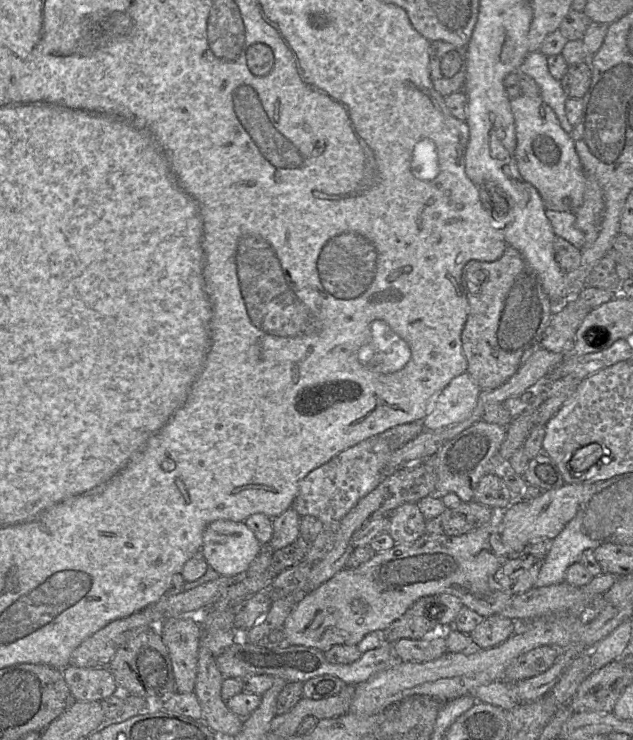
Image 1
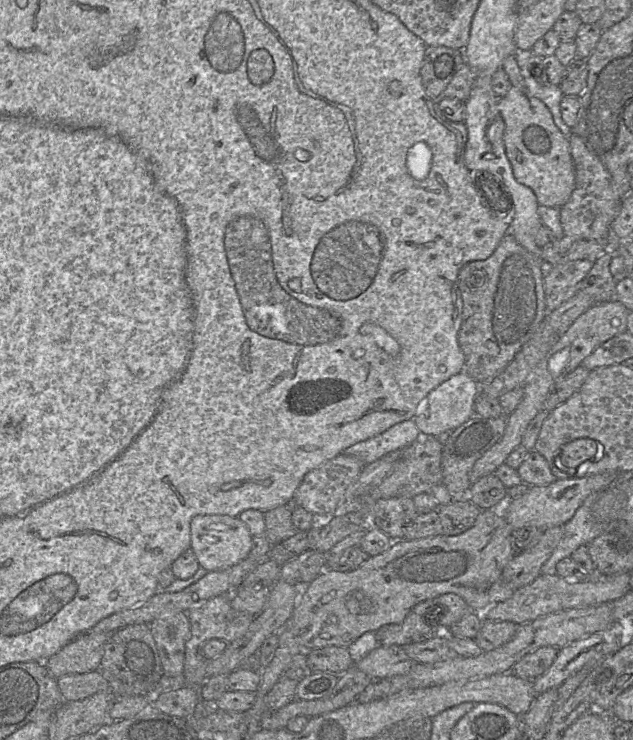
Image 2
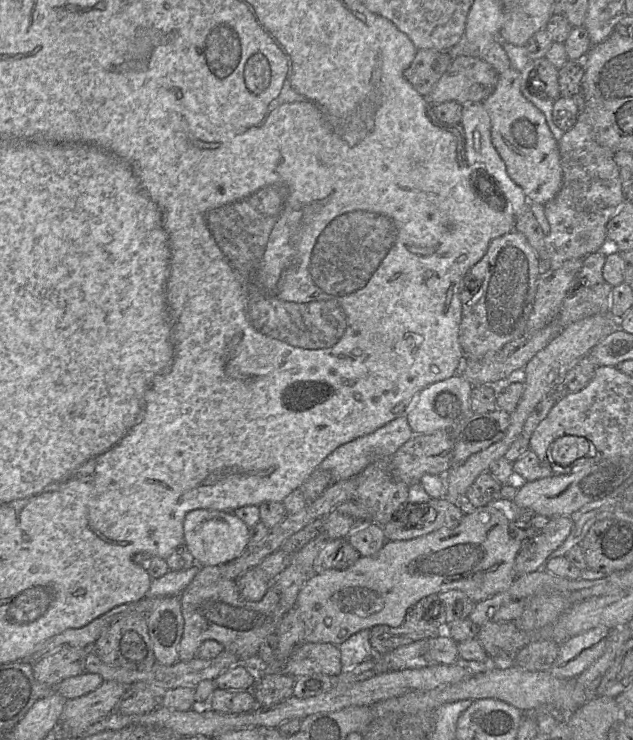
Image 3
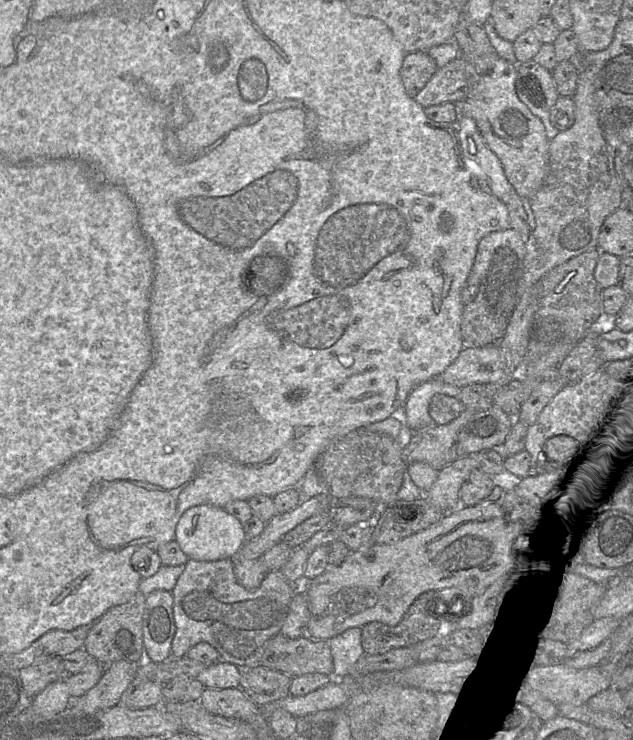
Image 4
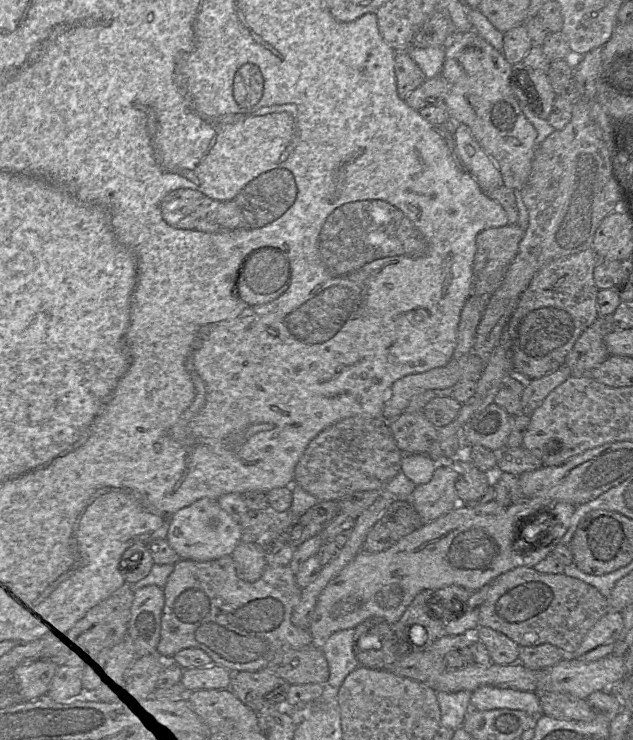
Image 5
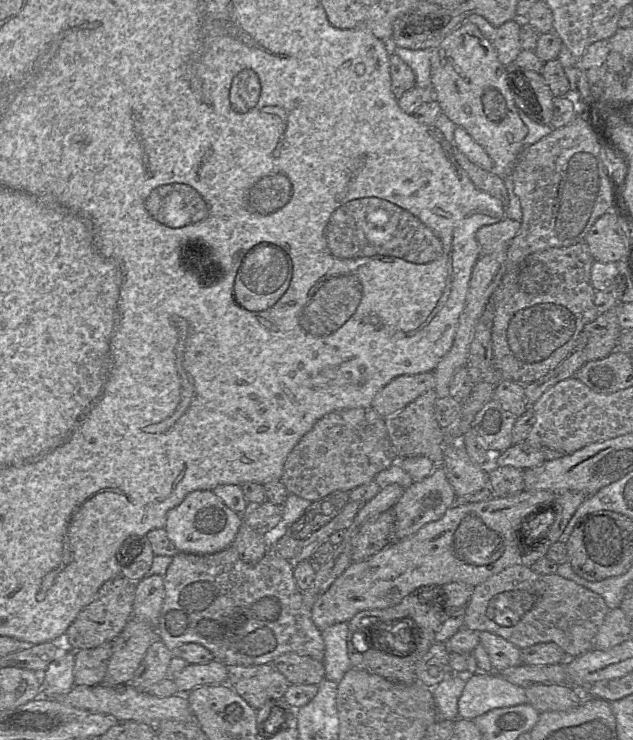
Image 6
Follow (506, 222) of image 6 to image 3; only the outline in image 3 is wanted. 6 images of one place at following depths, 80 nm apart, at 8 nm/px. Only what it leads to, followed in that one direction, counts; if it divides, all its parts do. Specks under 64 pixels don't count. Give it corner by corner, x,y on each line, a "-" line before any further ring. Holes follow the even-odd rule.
513,230
490,242
485,255
469,269
461,284
462,319
459,342
464,358
482,359
487,353
500,350
508,342
518,339
526,333
527,321
533,308
540,273
541,262
522,233

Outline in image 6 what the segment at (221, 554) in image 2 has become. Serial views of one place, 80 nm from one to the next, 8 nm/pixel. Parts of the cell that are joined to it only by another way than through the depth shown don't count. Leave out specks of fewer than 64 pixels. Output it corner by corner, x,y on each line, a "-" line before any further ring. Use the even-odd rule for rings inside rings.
195,490
168,511
165,531
179,552
213,554
232,545
242,523
242,515
228,508
211,490

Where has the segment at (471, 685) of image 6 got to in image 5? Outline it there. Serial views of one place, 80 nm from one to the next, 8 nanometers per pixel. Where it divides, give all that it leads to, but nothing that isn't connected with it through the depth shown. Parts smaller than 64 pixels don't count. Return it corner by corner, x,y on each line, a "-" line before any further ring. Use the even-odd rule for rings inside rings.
482,686
474,690
471,693
470,708
480,711
521,710
535,717
542,714
539,693
493,686

